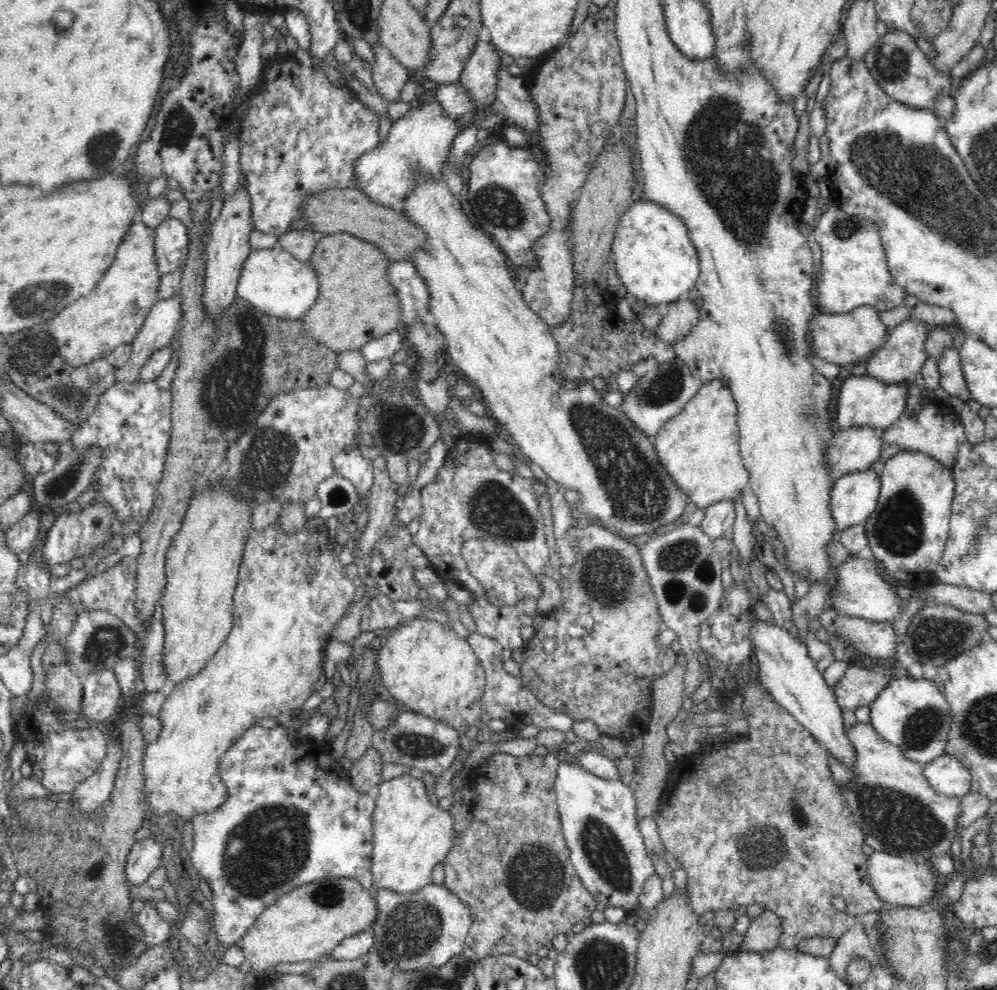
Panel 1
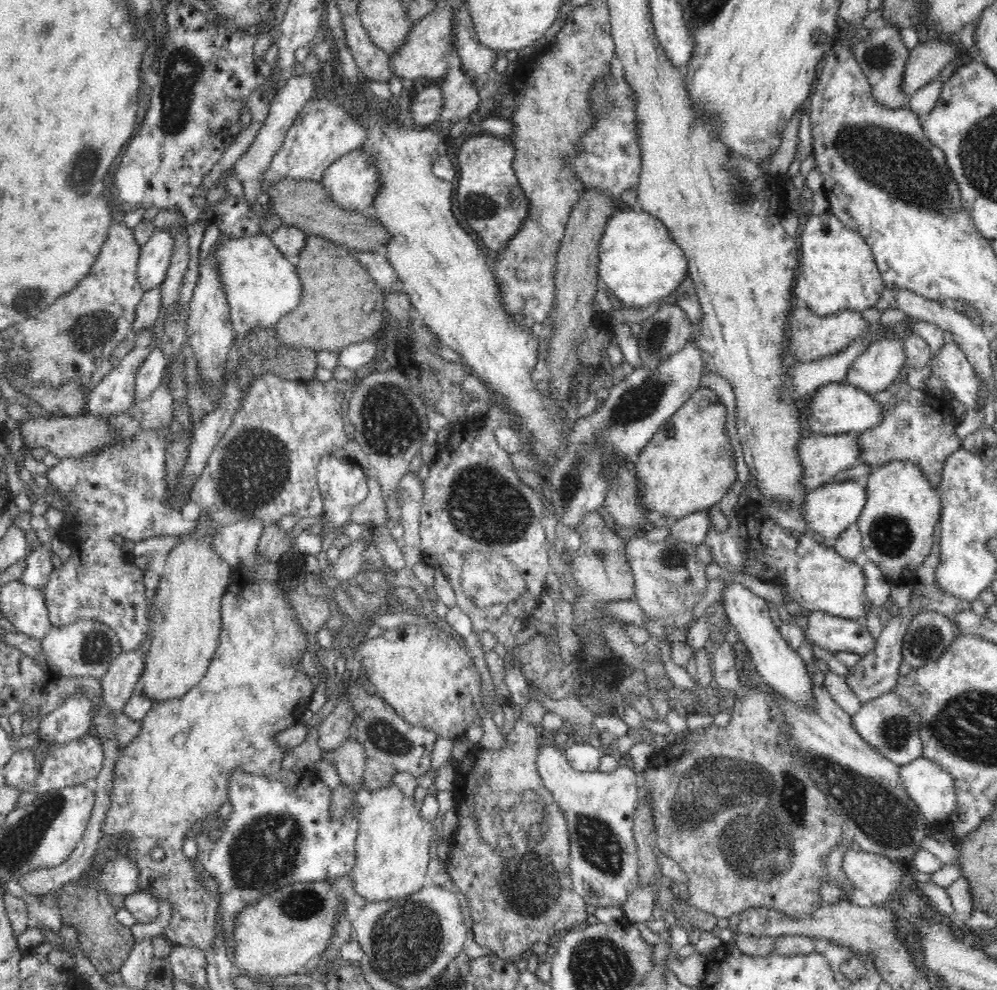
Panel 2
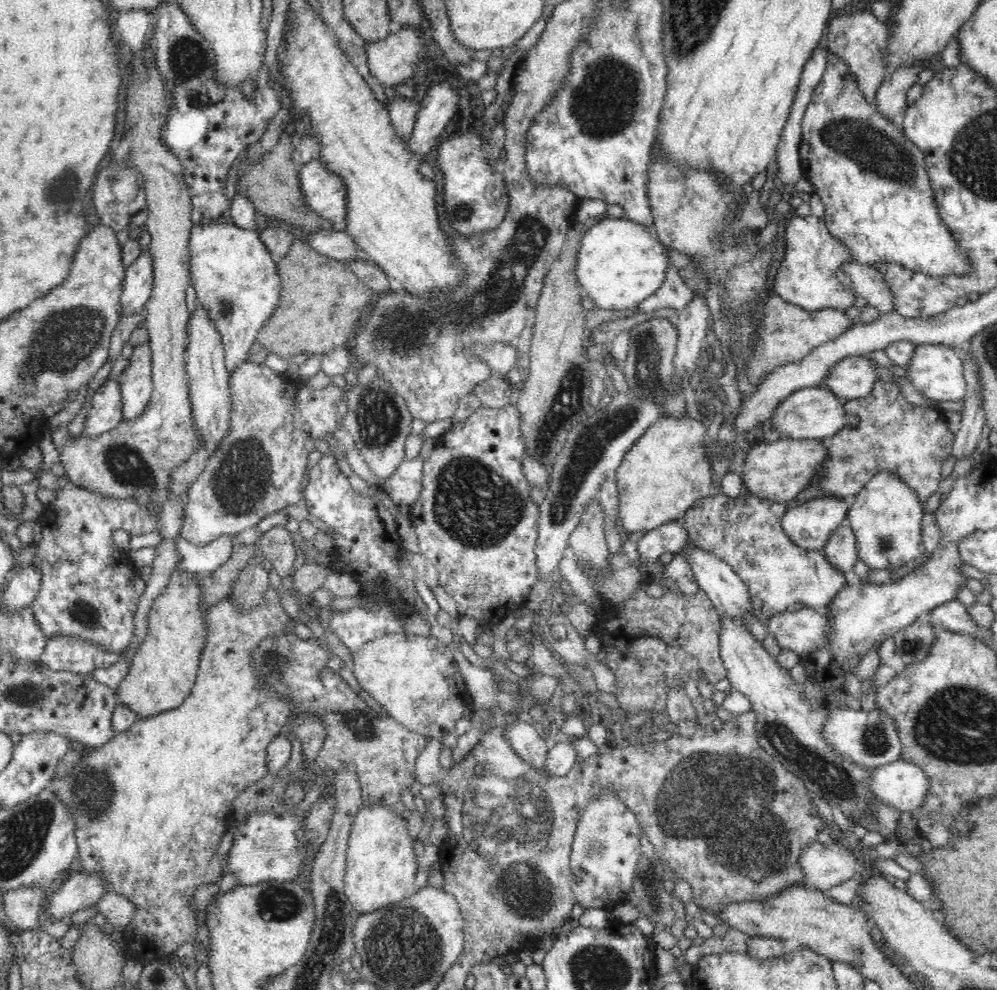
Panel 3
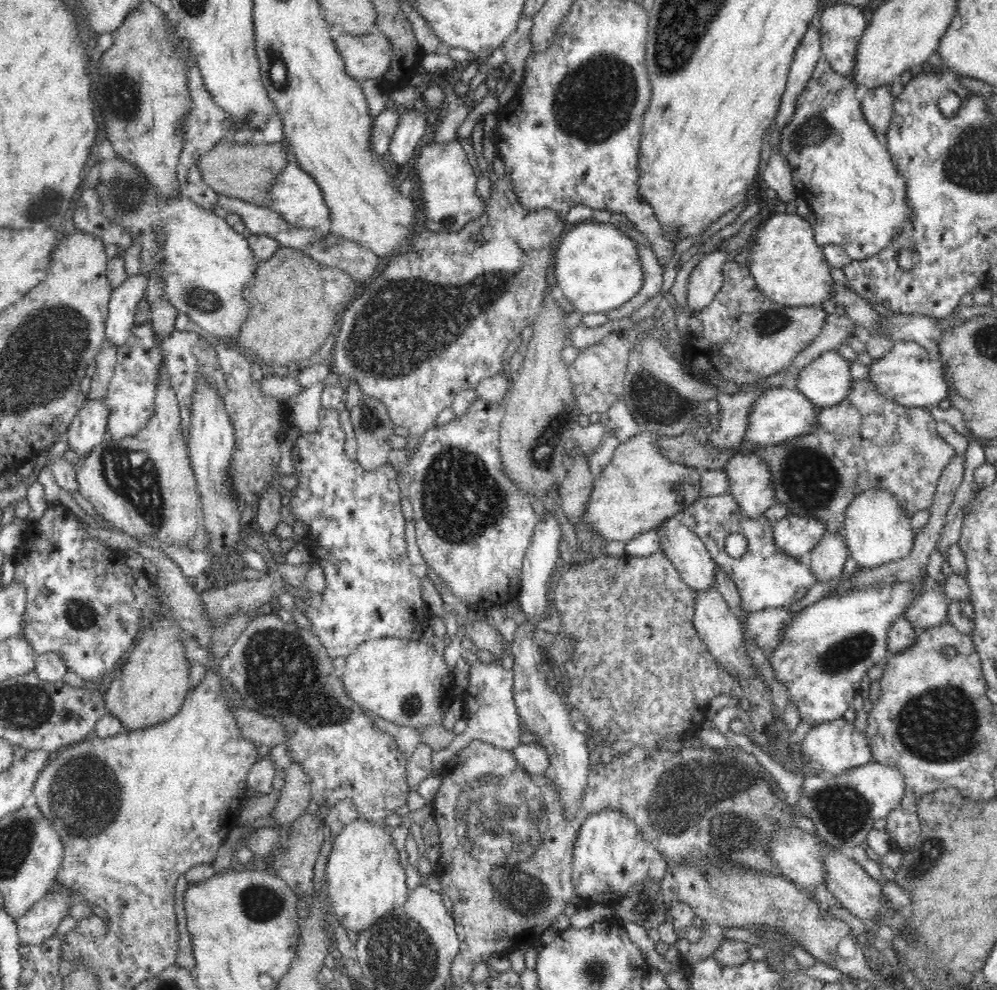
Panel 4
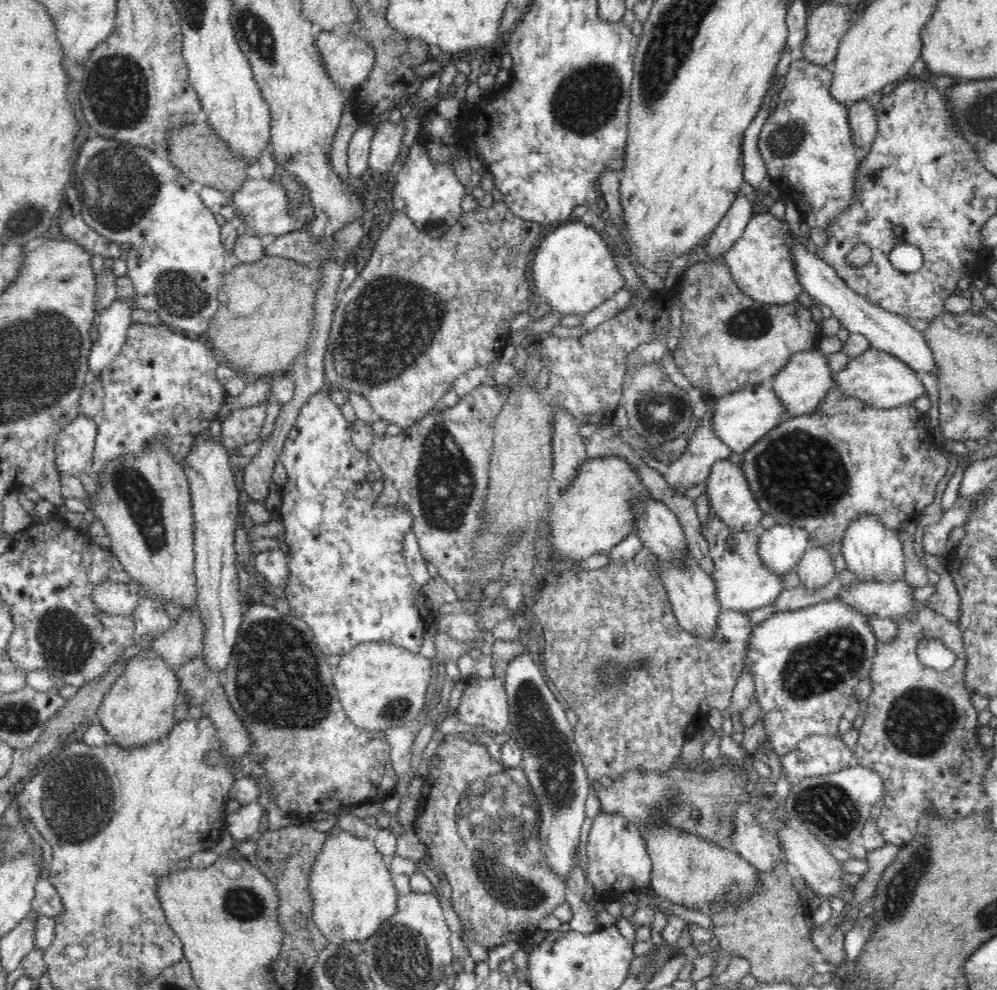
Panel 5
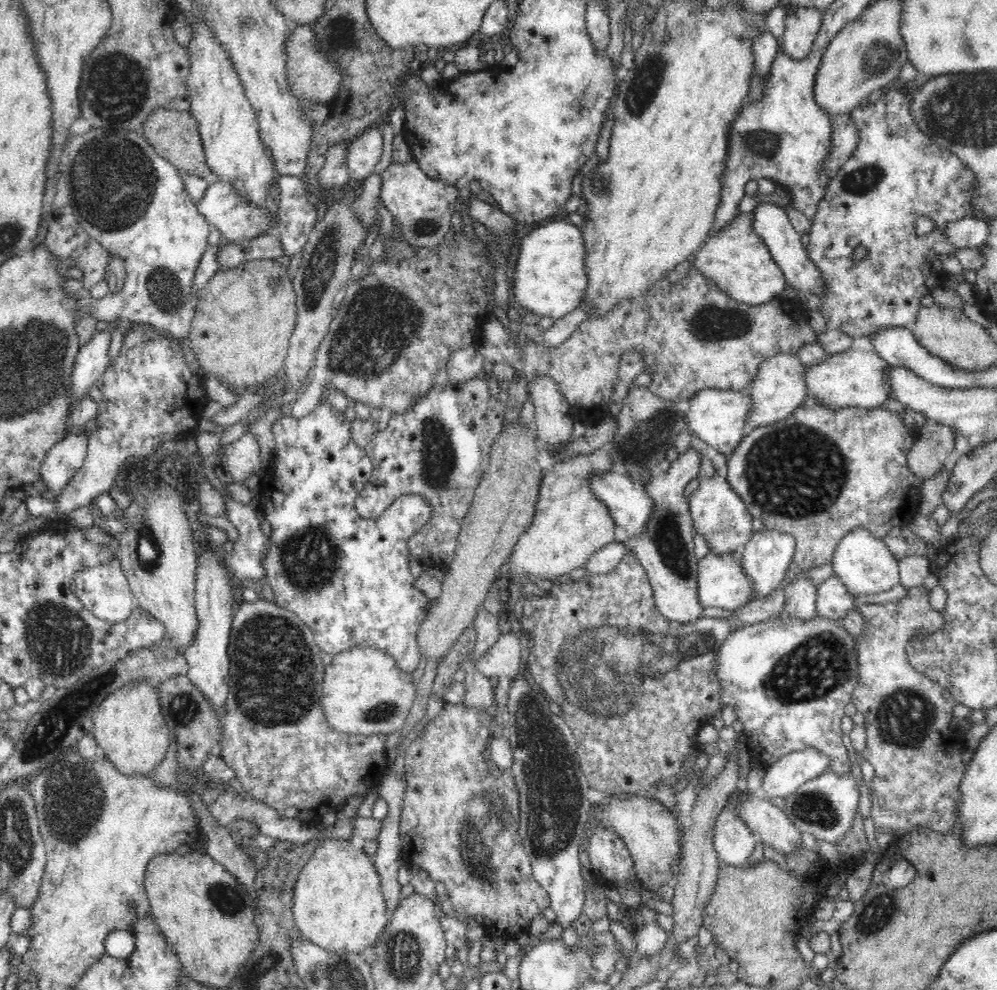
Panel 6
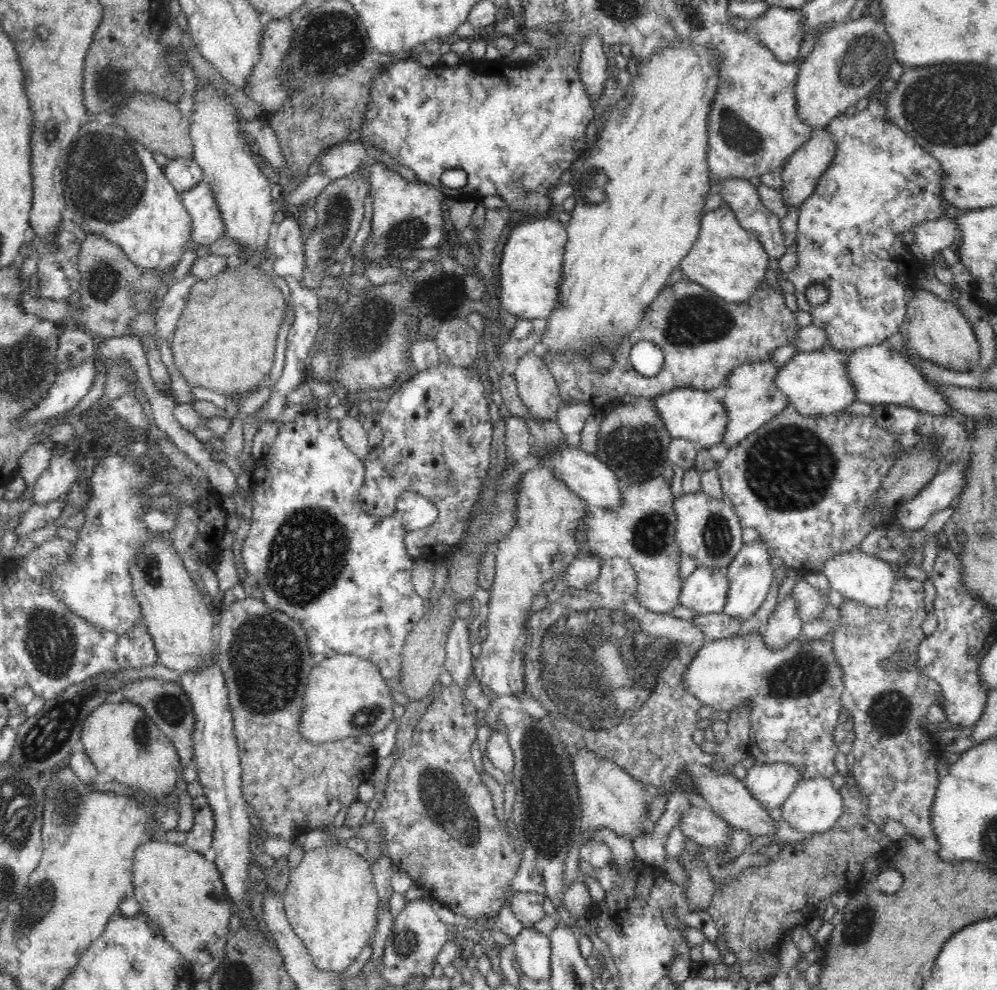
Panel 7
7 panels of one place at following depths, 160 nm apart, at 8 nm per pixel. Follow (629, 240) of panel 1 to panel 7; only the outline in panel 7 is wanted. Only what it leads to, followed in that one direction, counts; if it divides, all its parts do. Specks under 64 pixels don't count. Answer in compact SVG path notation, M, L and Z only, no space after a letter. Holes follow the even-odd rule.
M547 217L532 222L520 222L508 234L504 244L503 254L500 258L500 282L498 296L495 297L495 305L503 314L513 314L520 319L548 318L552 309L555 309L559 299L559 288L563 277L563 256L567 232L557 218Z

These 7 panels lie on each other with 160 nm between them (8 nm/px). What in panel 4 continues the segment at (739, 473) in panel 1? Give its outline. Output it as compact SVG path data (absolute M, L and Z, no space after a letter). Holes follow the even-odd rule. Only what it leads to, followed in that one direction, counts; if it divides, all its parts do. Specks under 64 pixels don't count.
M649 430L639 433L625 443L620 443L604 468L600 478L595 480L588 499L583 522L586 530L601 536L603 540L626 543L636 535L659 527L667 518L680 513L694 503L701 489L701 470L670 462L655 445L659 436Z

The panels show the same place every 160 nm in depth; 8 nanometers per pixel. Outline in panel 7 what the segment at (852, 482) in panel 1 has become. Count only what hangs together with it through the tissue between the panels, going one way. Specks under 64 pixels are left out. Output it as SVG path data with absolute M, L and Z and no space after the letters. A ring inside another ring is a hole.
M758 539L750 544L745 544L734 560L727 568L726 578L728 579L728 596L722 613L732 619L748 621L759 610L764 602L772 580L778 576L778 572L770 565L771 554L763 540Z

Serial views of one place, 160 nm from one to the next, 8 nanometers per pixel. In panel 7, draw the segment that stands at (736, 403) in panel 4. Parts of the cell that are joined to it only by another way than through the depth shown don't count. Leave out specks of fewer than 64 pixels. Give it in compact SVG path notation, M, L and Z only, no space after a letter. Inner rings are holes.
M663 476L652 478L644 483L634 483L632 486L621 488L623 501L619 507L602 509L588 508L588 514L577 526L577 543L581 552L577 558L599 556L602 560L620 557L630 561L637 578L637 599L647 610L654 613L672 615L674 606L680 604L679 596L684 578L679 577L678 569L682 556L679 555L676 540L676 515L673 509L674 499L670 484Z

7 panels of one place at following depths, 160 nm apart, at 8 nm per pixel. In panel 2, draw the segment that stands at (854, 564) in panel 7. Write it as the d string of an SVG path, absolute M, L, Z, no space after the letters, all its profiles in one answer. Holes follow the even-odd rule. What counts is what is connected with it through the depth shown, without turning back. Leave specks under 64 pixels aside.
M896 460L888 463L871 473L865 488L867 501L856 523L861 532L863 552L878 565L884 576L895 584L914 585L915 574L932 548L934 526L941 520L942 499L938 488L926 481L926 475L913 462Z

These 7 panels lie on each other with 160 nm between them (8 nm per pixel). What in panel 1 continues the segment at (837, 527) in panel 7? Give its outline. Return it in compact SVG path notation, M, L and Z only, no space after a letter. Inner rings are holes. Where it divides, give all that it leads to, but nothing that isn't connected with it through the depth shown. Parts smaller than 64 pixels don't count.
M926 405L923 406L920 412L916 413L906 408L906 412L902 414L902 418L882 431L883 444L886 444L886 446L896 444L901 451L911 450L912 452L929 454L942 467L950 469L955 464L957 452L960 450L961 444L967 441L964 436L964 425L960 422L960 418L940 416L940 414L936 414L934 406L928 410Z

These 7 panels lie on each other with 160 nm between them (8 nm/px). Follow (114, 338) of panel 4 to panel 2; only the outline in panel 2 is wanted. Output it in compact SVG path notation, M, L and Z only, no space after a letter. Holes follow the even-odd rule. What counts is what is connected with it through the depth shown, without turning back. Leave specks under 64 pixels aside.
M169 228L156 229L152 238L141 247L138 266L138 284L148 292L152 288L159 288L166 276L171 261L174 239Z

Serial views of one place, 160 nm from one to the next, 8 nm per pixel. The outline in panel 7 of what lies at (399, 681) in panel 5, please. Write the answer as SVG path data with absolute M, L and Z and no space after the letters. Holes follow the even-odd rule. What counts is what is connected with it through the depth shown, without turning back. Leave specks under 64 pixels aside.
M357 654L326 657L310 671L300 716L300 734L310 742L330 742L358 735L377 734L394 718L390 686L379 668Z

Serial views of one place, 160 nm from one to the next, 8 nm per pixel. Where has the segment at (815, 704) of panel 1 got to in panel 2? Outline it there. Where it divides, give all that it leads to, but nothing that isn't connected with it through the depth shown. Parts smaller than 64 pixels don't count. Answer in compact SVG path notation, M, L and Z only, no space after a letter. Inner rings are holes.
M725 582L721 595L725 616L732 626L733 636L740 641L749 652L756 665L758 676L770 685L774 691L784 695L788 701L800 705L802 709L813 709L812 687L813 677L806 672L806 665L800 659L799 653L783 639L781 632L776 629L770 619L770 604L766 599L752 593L741 583Z

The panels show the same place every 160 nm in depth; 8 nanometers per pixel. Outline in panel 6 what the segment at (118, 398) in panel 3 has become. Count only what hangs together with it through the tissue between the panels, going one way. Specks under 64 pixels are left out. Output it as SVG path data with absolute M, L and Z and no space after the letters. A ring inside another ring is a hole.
M85 431L64 437L50 448L40 470L46 488L59 492L73 480L78 470L84 466L89 434Z

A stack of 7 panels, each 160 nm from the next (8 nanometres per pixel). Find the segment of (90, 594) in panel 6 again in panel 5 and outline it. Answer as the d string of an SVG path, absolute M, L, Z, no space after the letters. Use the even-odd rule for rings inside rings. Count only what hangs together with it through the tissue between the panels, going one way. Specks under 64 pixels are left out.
M106 580L93 588L93 601L108 615L132 615L138 606L138 589L133 582Z

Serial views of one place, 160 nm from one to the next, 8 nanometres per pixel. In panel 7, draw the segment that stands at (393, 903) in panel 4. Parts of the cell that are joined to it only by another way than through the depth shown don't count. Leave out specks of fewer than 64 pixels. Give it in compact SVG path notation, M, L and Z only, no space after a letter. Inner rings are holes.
M343 841L305 852L300 864L293 868L288 887L282 894L285 913L294 934L308 949L316 968L334 972L357 968L361 952L367 946L368 940L374 938L377 931L379 899L370 868L368 862L348 848L347 842Z

